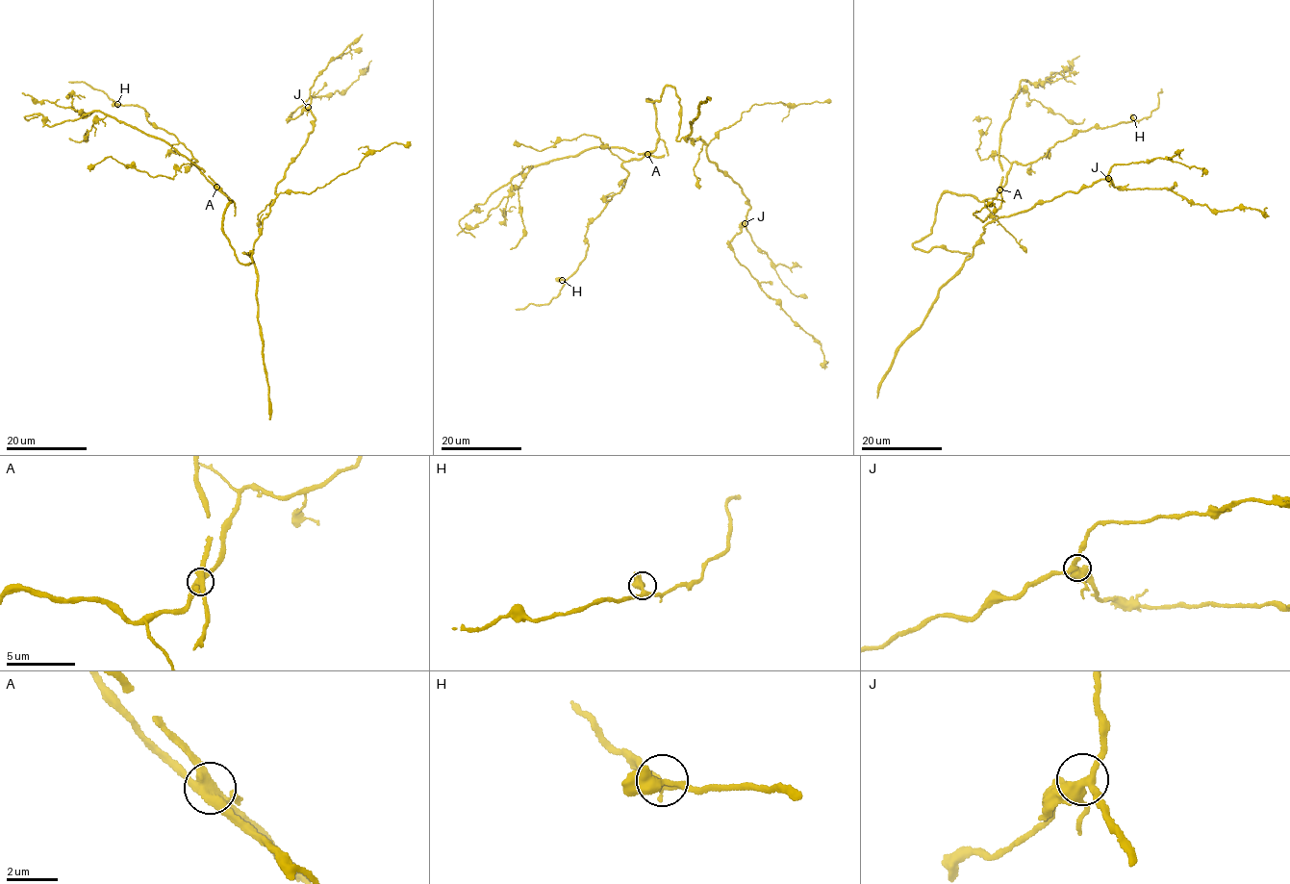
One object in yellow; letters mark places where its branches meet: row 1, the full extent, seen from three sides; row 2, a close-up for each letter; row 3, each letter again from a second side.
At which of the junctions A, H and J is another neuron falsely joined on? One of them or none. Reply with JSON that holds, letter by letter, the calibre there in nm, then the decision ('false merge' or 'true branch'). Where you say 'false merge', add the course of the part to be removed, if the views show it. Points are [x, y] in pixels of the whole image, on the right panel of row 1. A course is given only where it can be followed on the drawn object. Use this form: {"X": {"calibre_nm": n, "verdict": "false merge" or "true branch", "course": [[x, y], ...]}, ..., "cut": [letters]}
{"A": {"calibre_nm": 440, "verdict": "false merge", "course": [[1000, 189], [999, 134], [1022, 80], [1043, 87], [1053, 71], [1075, 84]]}, "H": {"calibre_nm": 320, "verdict": "true branch"}, "J": {"calibre_nm": 360, "verdict": "true branch"}, "cut": ["A"]}

